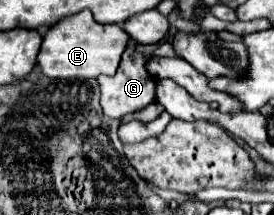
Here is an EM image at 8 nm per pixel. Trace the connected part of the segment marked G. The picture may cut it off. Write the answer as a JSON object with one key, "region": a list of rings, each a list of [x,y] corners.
{"region":[[[127,45],[127,49],[121,55],[117,75],[115,77],[107,77],[107,75],[97,77],[97,81],[101,85],[101,107],[107,117],[121,119],[125,115],[131,115],[135,111],[145,109],[149,103],[155,101],[157,79],[147,71],[147,61],[149,61],[149,57],[143,55],[141,51],[137,51],[135,45]]]}

